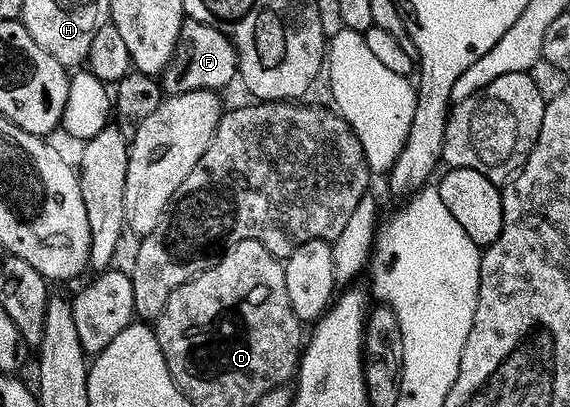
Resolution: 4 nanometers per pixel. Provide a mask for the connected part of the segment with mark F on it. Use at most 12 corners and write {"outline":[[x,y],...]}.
{"outline":[[183,21],[160,77],[170,95],[222,91],[238,50],[218,26]]}

